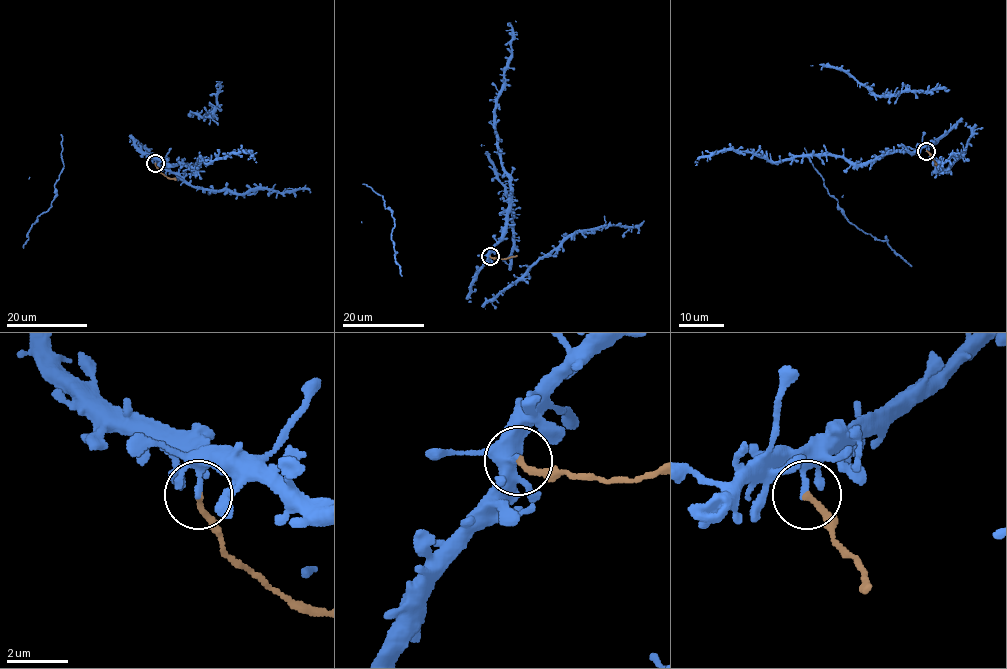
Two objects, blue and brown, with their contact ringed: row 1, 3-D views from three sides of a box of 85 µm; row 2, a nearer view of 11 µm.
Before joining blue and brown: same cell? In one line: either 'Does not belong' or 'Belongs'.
Does not belong

